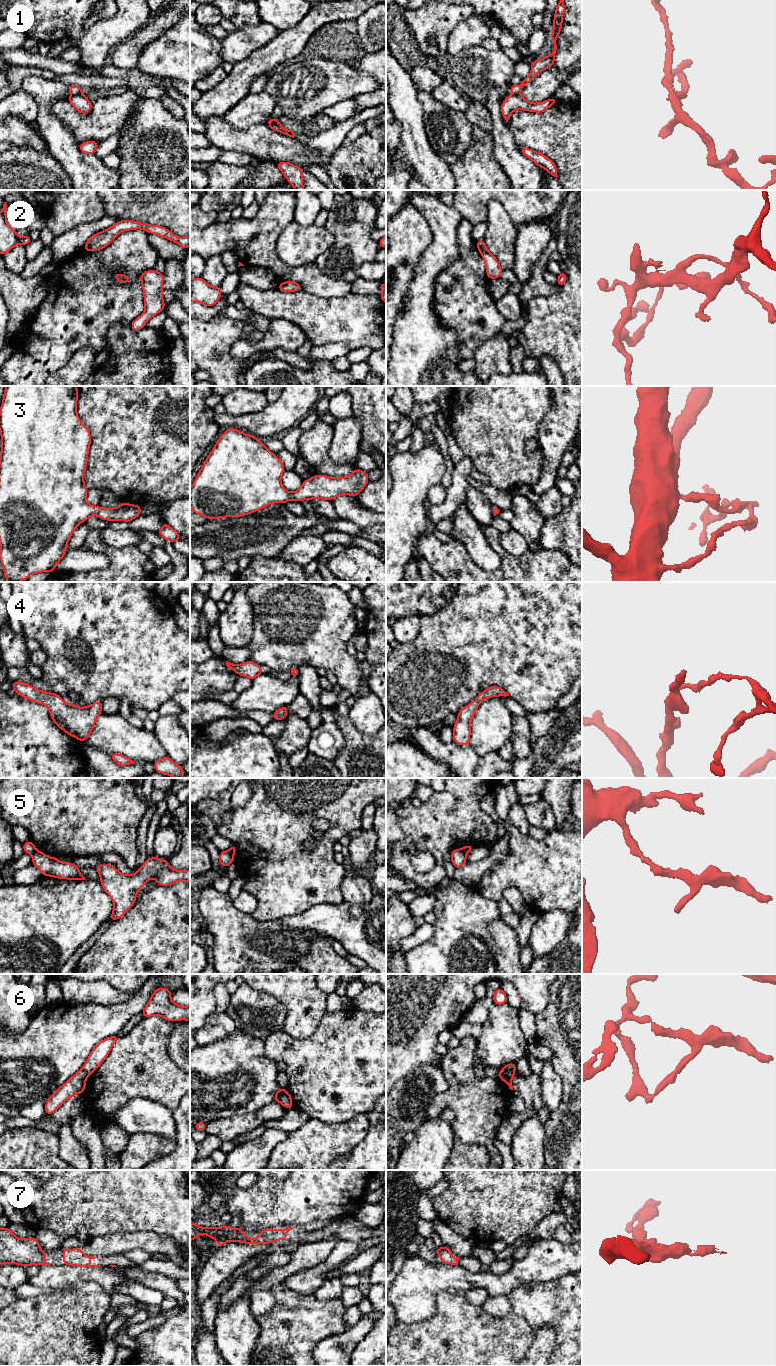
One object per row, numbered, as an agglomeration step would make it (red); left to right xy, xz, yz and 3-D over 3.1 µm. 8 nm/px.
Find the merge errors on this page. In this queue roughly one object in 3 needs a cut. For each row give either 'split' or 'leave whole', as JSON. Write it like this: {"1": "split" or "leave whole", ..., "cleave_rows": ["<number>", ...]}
{"1": "split", "2": "leave whole", "3": "leave whole", "4": "leave whole", "5": "split", "6": "split", "7": "leave whole", "cleave_rows": ["1", "5", "6"]}

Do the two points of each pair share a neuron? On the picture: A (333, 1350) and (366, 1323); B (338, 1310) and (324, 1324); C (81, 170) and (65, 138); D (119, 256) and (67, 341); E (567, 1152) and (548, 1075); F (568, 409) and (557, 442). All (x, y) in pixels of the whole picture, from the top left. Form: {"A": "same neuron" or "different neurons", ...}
{"A": "same neuron", "B": "same neuron", "C": "same neuron", "D": "same neuron", "E": "different neurons", "F": "same neuron"}

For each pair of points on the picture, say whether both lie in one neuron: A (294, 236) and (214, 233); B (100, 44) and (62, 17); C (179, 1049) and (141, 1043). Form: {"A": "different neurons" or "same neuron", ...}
{"A": "different neurons", "B": "same neuron", "C": "different neurons"}

